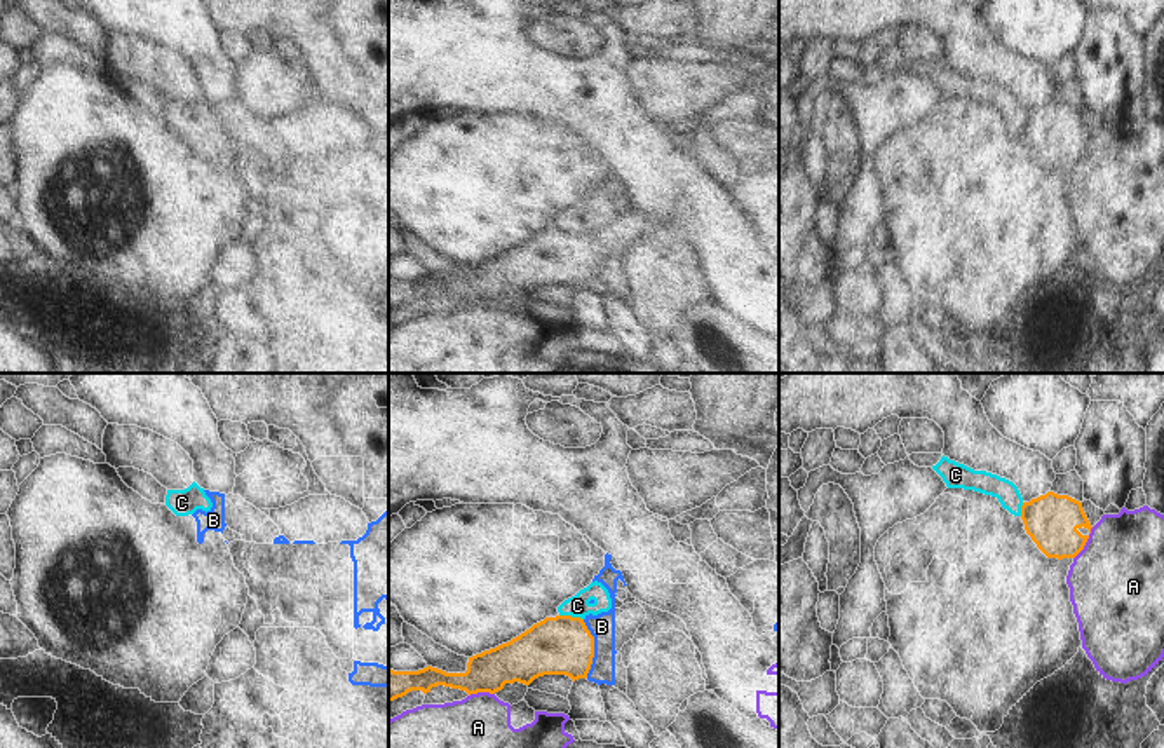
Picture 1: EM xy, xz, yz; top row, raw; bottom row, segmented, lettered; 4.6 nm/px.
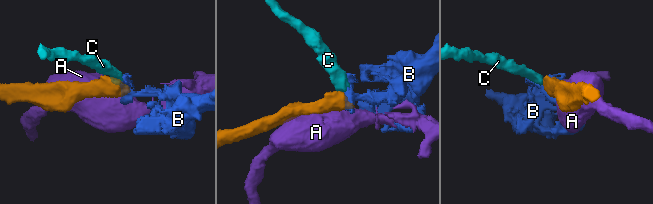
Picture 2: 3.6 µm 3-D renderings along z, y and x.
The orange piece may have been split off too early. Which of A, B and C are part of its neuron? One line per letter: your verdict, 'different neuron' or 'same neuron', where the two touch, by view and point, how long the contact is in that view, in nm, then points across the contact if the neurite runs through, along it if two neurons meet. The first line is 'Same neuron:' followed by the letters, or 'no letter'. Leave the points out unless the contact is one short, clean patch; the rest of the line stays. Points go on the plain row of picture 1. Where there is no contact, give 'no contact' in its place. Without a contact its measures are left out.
Same neuron: B
A: different neuron; meets orange in yz at (1086, 150); contact 180 nm long
B: same neuron; meets orange in xz at (593, 258); contact 280 nm long; runs through xz (556, 255), (593, 258), (593, 248), (602, 236)
C: different neuron; meets orange in xz at (570, 225); contact 110 nm long; border along xz (560, 224), (582, 229)

